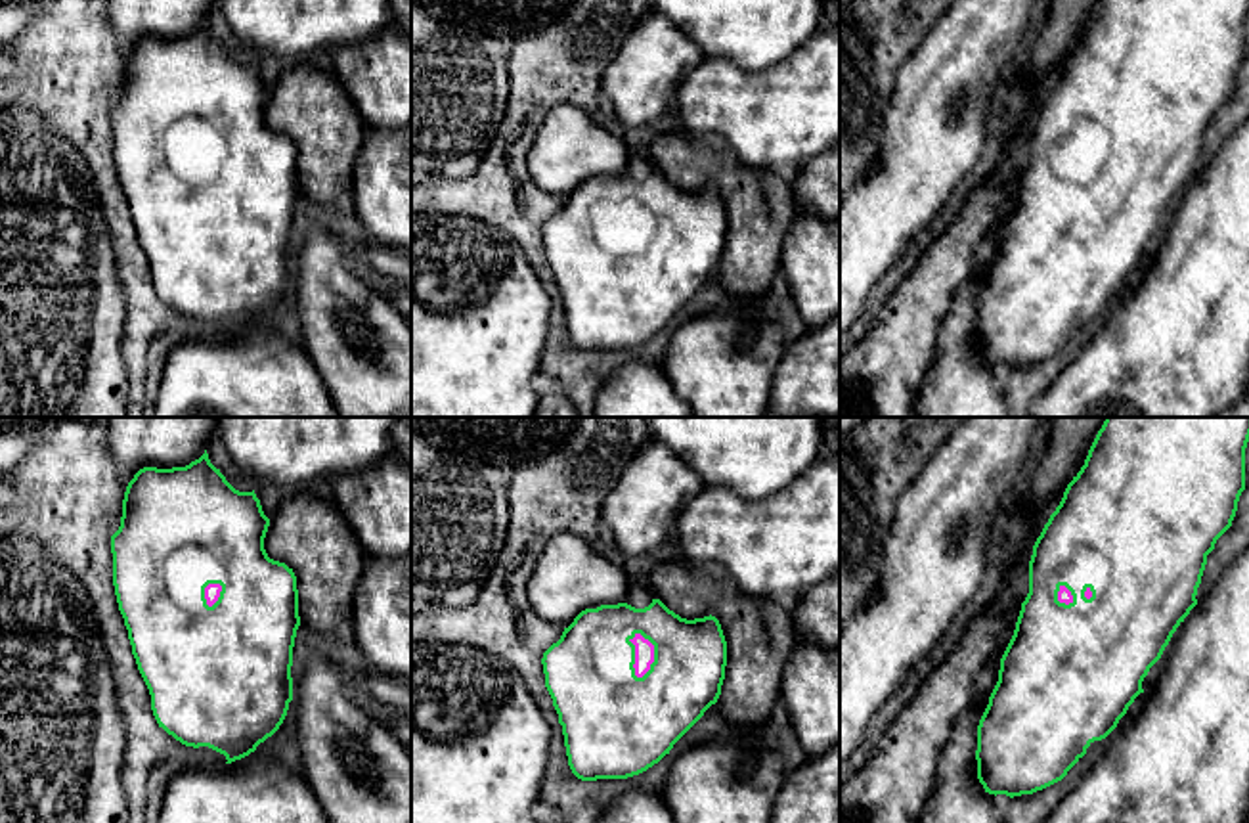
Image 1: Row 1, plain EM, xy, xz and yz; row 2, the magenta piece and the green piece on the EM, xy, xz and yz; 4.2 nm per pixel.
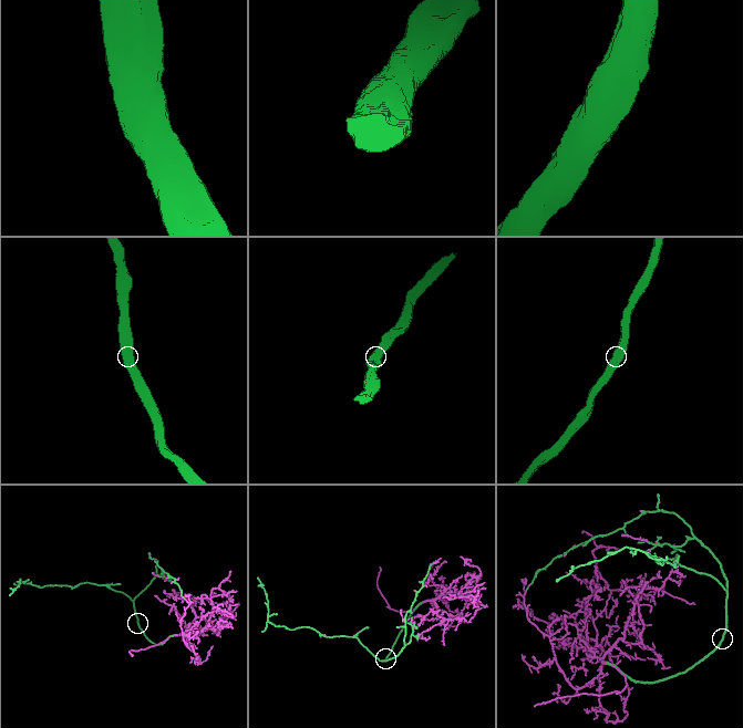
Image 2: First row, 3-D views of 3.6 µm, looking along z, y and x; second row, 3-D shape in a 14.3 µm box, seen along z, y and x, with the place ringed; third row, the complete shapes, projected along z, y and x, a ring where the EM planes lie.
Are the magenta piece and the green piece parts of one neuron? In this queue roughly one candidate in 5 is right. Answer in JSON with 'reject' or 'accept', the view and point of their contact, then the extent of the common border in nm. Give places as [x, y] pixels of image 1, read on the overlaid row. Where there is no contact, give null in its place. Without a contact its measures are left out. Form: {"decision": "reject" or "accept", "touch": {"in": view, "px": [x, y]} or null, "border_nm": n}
{"decision": "accept", "touch": {"in": "xz", "px": [635, 655]}, "border_nm": 200}

